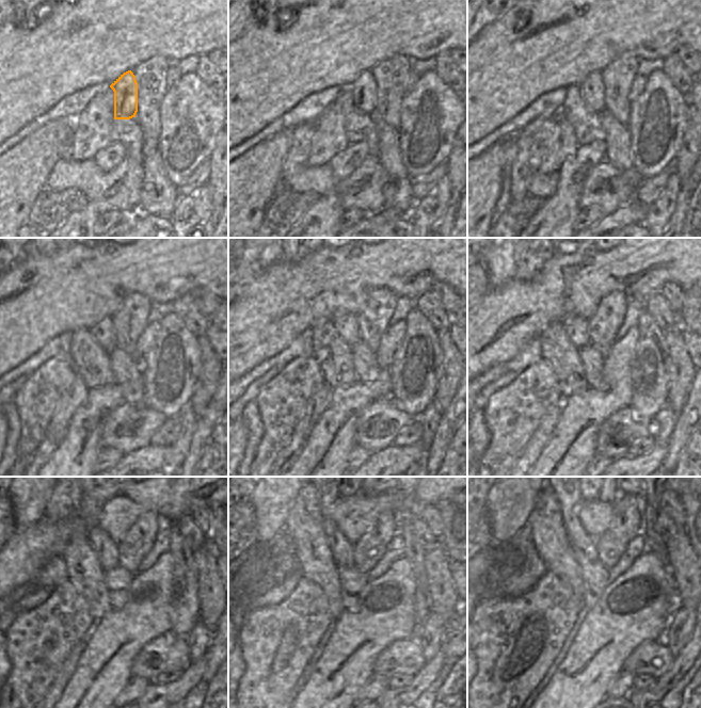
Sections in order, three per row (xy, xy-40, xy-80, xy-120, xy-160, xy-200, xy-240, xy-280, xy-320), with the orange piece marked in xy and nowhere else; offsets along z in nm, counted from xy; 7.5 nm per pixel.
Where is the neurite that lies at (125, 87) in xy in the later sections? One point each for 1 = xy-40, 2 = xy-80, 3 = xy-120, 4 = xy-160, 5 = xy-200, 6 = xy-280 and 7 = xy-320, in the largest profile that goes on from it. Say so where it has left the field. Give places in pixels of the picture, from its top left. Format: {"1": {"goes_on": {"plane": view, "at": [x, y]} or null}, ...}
{"1": {"goes_on": {"plane": "xy-40", "at": [360, 99]}}, "2": {"goes_on": {"plane": "xy-80", "at": [589, 97]}}, "3": {"goes_on": {"plane": "xy-120", "at": [104, 333]}}, "4": {"goes_on": {"plane": "xy-160", "at": [346, 327]}}, "5": {"goes_on": {"plane": "xy-200", "at": [577, 326]}}, "6": {"goes_on": {"plane": "xy-280", "at": [341, 549]}}, "7": {"goes_on": {"plane": "xy-320", "at": [569, 498]}}}

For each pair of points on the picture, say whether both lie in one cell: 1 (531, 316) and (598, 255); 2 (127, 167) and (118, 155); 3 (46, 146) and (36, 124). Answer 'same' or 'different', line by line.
1: same
2: different
3: different

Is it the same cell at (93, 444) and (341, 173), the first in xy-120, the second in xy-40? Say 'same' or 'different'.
same

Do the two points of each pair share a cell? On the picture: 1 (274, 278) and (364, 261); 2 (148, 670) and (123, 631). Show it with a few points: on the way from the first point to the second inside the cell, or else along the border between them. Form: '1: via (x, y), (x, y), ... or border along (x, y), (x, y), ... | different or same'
1: via (297, 278), (341, 277) | same
2: border along (156, 637), (136, 656), (131, 664), (130, 675) | different

